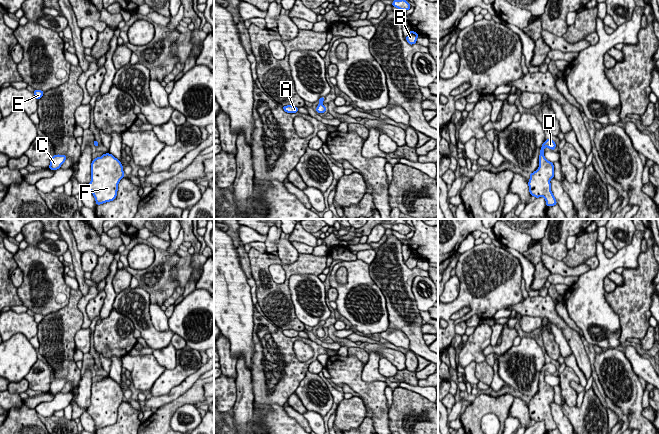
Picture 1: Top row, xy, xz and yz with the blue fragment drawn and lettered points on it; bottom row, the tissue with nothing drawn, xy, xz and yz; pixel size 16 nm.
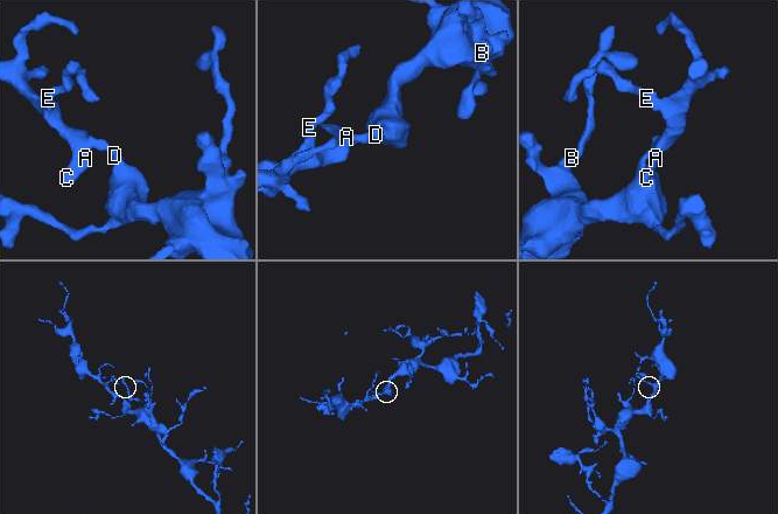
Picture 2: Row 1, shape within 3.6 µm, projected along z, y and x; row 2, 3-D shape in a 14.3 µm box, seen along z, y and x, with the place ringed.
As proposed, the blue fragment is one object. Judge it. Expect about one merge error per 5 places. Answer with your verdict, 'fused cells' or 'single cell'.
single cell

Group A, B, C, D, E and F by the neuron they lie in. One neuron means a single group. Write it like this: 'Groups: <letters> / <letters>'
Groups: A B C D E F

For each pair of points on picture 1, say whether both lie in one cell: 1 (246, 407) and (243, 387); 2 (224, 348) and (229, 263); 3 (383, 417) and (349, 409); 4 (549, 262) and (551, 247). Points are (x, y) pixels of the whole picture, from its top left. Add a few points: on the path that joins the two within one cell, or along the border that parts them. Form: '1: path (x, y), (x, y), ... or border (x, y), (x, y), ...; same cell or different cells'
1: path (245, 402), (244, 392); same cell
2: border (224, 336), (229, 343), (230, 352), (236, 358); different cells
3: border (364, 404), (366, 408); different cells
4: border (542, 252), (562, 261); different cells

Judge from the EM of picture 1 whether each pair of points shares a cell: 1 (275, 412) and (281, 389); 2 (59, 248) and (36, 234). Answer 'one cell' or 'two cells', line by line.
1: two cells
2: two cells

